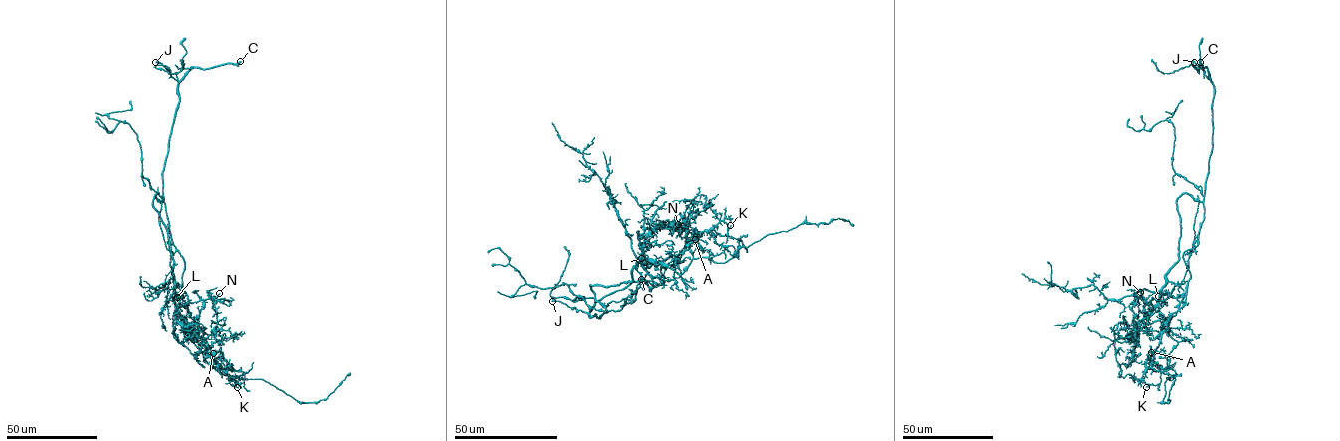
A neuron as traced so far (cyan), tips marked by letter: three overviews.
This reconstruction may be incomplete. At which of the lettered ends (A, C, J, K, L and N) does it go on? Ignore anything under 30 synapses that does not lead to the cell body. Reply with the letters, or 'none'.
C, L, N

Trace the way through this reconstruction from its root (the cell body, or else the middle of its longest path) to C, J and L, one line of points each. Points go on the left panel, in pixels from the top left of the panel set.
C: (179, 253), (170, 232), (162, 175), (179, 100), (178, 82), (191, 67), (210, 68), (240, 61)
J: (179, 253), (170, 232), (162, 175), (179, 100), (178, 82), (161, 63), (155, 62)
L: (179, 253), (185, 266), (182, 279), (186, 294), (181, 298), (177, 297)

